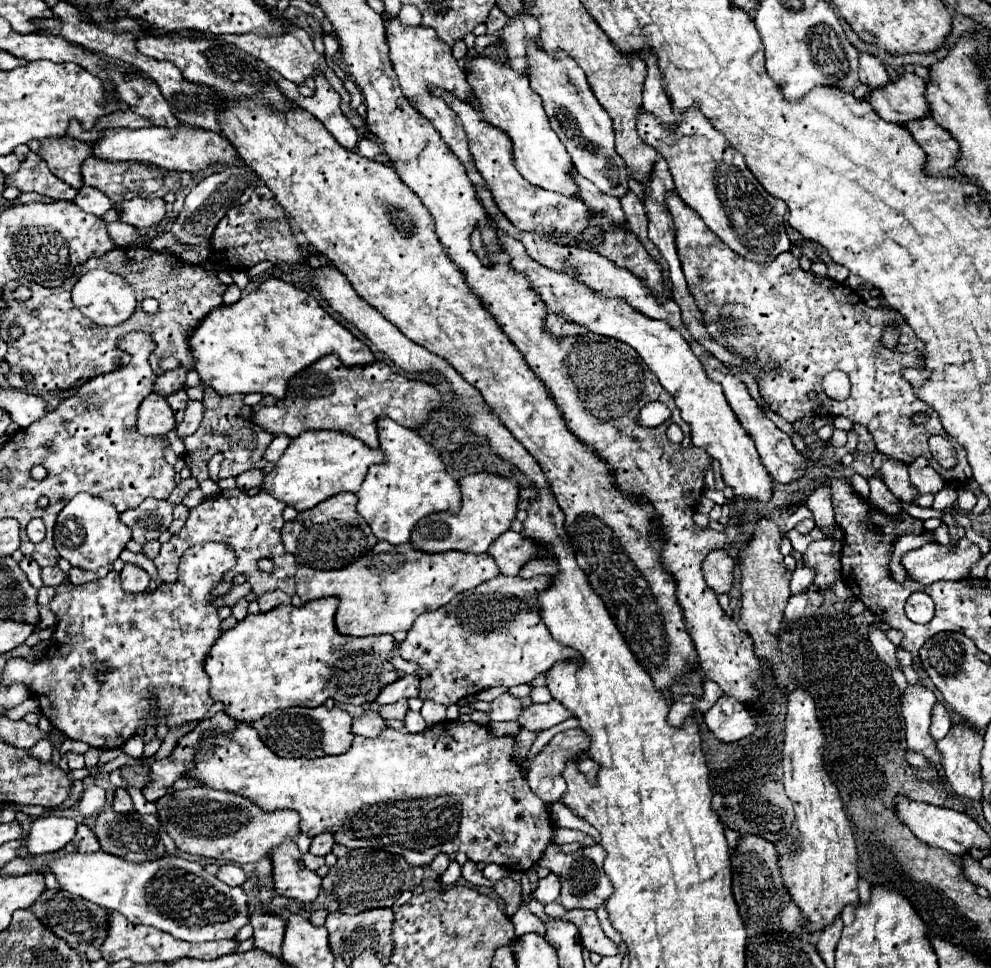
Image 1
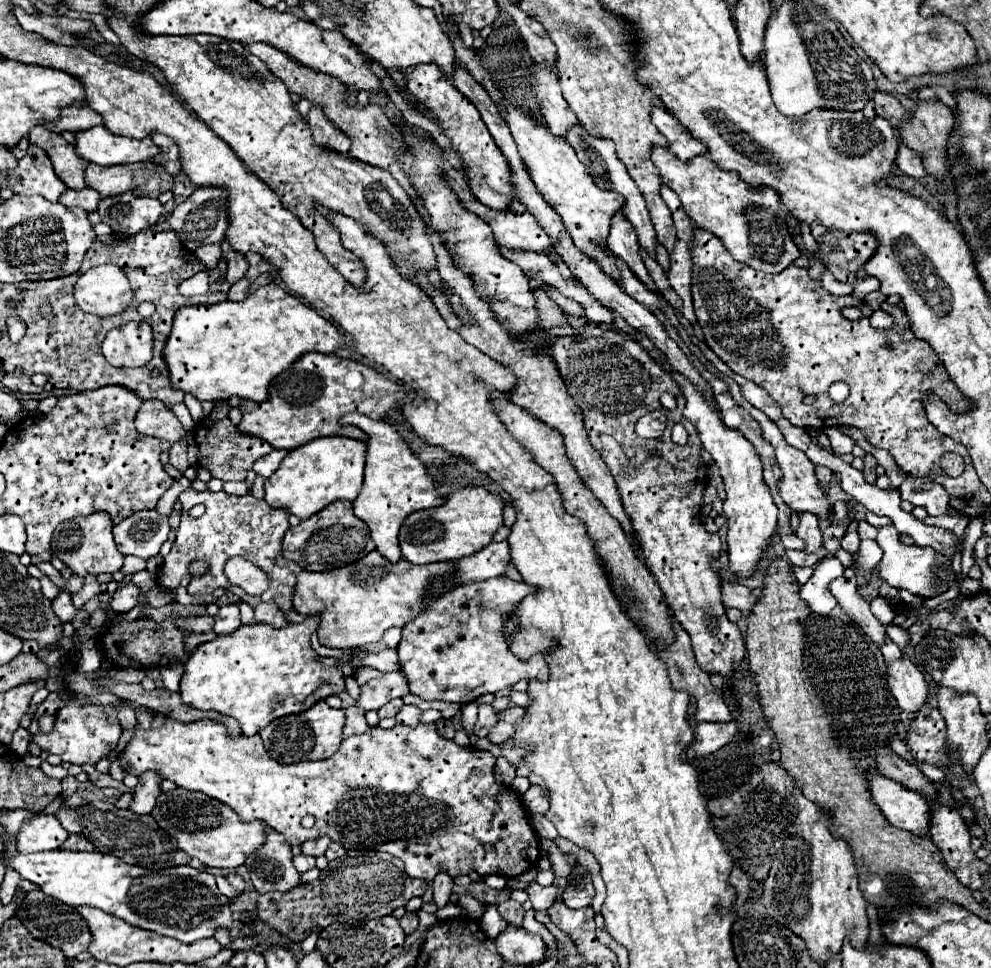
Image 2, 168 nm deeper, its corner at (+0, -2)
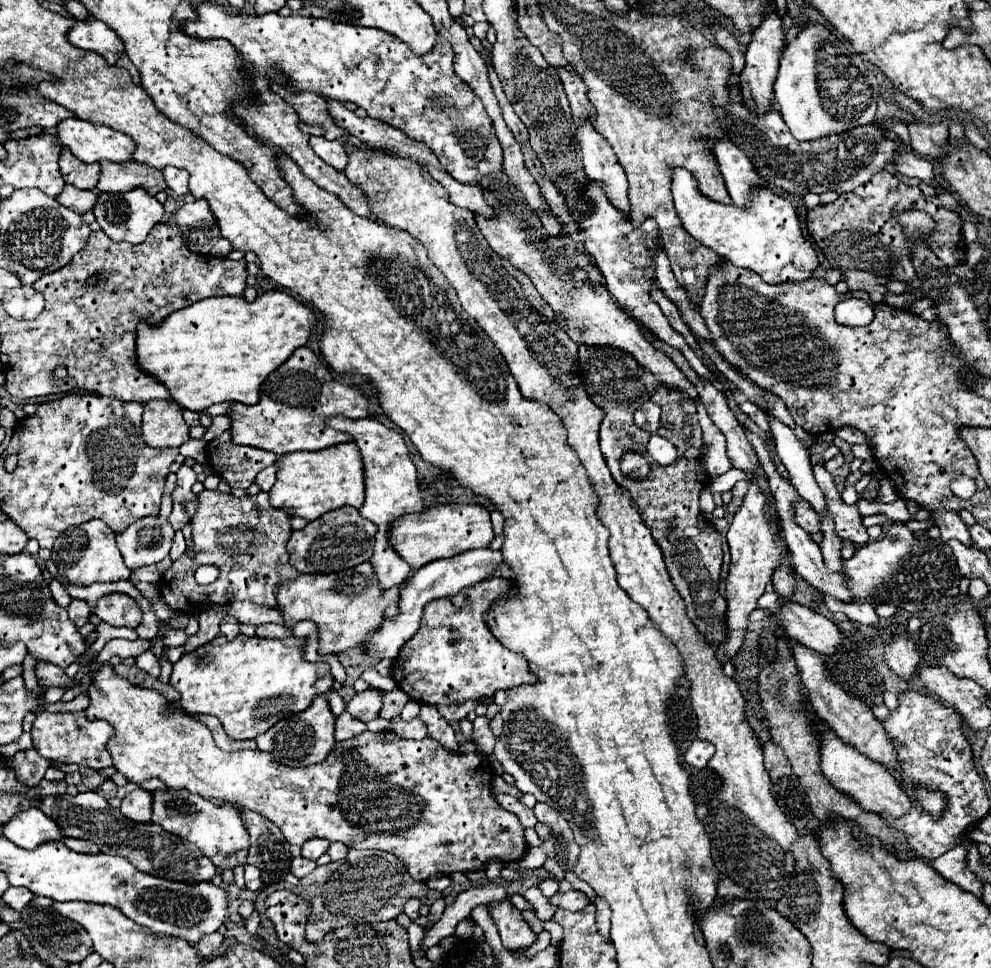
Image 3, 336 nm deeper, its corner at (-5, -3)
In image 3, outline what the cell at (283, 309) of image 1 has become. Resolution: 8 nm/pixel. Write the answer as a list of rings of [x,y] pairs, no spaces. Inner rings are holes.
[[[267,291],[261,297],[257,297],[253,303],[247,303],[243,297],[209,297],[209,299],[193,303],[185,309],[173,311],[173,315],[167,315],[165,321],[159,323],[157,327],[149,327],[149,323],[139,323],[137,325],[137,365],[141,371],[157,375],[157,379],[161,379],[161,383],[165,383],[171,399],[177,401],[183,409],[201,413],[207,407],[211,407],[215,403],[225,403],[225,401],[239,401],[243,405],[255,405],[259,401],[259,387],[265,381],[265,377],[269,373],[273,373],[295,349],[305,347],[309,343],[309,335],[311,335],[313,325],[315,325],[315,315],[305,305],[301,305],[299,301],[295,301],[291,295],[287,295],[283,291]]]

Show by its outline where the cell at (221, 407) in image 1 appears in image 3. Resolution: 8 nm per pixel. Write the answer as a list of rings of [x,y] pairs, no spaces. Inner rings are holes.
[[[229,431],[207,445],[207,455],[213,471],[235,489],[247,489],[261,469],[277,461],[271,451],[231,443]]]

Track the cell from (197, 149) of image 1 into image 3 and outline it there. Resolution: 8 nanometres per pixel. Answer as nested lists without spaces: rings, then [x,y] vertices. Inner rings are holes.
[[[77,117],[63,119],[57,125],[57,145],[69,149],[83,163],[95,161],[131,161],[133,139],[111,127],[83,121]]]

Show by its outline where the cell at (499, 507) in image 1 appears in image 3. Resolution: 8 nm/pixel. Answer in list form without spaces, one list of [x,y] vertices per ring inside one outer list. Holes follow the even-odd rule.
[[[461,503],[439,505],[415,515],[403,515],[401,519],[395,519],[389,527],[391,547],[405,559],[405,563],[409,563],[413,571],[443,557],[453,557],[469,549],[489,547],[493,537],[495,533],[491,527],[489,511],[481,505],[461,505]]]

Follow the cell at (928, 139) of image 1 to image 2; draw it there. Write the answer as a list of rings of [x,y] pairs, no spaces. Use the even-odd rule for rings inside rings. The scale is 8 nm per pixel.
[[[902,146],[898,148],[898,156],[896,156],[896,166],[900,168],[900,172],[904,172],[906,176],[912,176],[916,180],[924,178],[926,176],[926,170],[924,170],[924,156],[908,146]]]

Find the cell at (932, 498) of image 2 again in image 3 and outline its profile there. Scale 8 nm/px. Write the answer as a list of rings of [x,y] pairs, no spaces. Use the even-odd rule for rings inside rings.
[[[933,511],[933,519],[937,521],[941,529],[941,539],[947,543],[949,539],[957,539],[965,545],[973,545],[973,539],[969,535],[967,525],[961,521],[961,517],[955,511]]]

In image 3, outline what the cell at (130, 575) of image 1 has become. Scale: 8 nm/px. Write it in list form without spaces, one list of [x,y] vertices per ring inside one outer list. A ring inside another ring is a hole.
[[[125,593],[103,595],[95,605],[95,615],[113,627],[137,627],[143,621],[137,601]]]

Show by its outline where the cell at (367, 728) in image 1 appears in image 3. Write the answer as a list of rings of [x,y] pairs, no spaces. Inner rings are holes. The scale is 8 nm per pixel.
[[[347,711],[341,713],[337,719],[335,719],[335,741],[347,741],[355,735],[359,735],[361,731],[365,731],[367,725],[359,719],[353,719]]]

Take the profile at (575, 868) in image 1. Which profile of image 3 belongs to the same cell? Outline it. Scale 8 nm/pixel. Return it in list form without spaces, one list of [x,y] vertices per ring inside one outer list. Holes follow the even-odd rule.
[[[567,891],[567,893],[555,893],[549,901],[555,903],[555,907],[567,909],[567,911],[581,911],[581,907],[585,907],[589,903],[587,895],[583,895],[581,891]]]

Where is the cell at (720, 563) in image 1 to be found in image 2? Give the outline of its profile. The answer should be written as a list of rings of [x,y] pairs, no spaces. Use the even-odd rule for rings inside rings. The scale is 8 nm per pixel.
[[[722,580],[722,602],[728,608],[738,608],[742,612],[750,612],[758,598],[752,596],[752,592],[746,586],[740,586],[738,582]]]

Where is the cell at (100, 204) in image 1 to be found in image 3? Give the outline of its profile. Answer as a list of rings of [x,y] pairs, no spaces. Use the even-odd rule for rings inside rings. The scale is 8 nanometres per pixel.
[[[65,185],[65,189],[57,197],[57,201],[63,207],[67,207],[67,209],[79,213],[79,215],[83,215],[83,213],[87,213],[87,211],[93,209],[93,205],[97,201],[97,193],[95,191],[83,191],[83,189],[77,189],[73,185]]]

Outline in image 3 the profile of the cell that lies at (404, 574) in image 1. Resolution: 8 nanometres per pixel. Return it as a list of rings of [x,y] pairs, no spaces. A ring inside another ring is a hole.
[[[361,563],[361,565],[351,567],[349,571],[341,571],[341,573],[327,573],[327,575],[299,575],[299,577],[293,579],[293,581],[279,583],[279,587],[277,587],[277,609],[281,611],[281,615],[283,615],[287,627],[295,627],[299,621],[305,621],[305,619],[307,619],[307,621],[313,621],[313,623],[317,625],[317,629],[319,629],[319,655],[341,653],[341,651],[347,651],[347,649],[351,649],[351,647],[361,645],[361,643],[365,641],[365,637],[381,625],[381,621],[383,621],[383,617],[385,617],[385,607],[391,605],[391,603],[393,603],[393,605],[399,603],[399,589],[401,589],[401,587],[403,587],[403,585],[399,585],[399,587],[391,587],[389,591],[381,591],[381,589],[379,589],[379,583],[377,583],[377,577],[375,577],[375,573],[373,573],[371,563]]]

